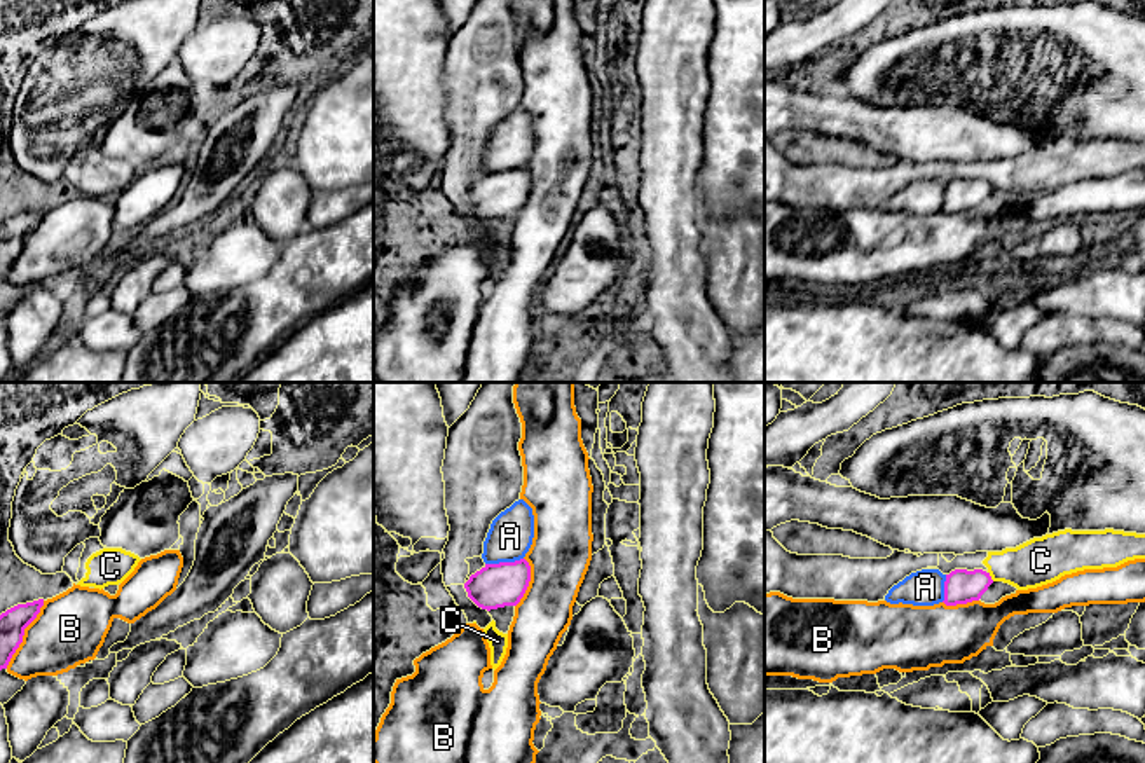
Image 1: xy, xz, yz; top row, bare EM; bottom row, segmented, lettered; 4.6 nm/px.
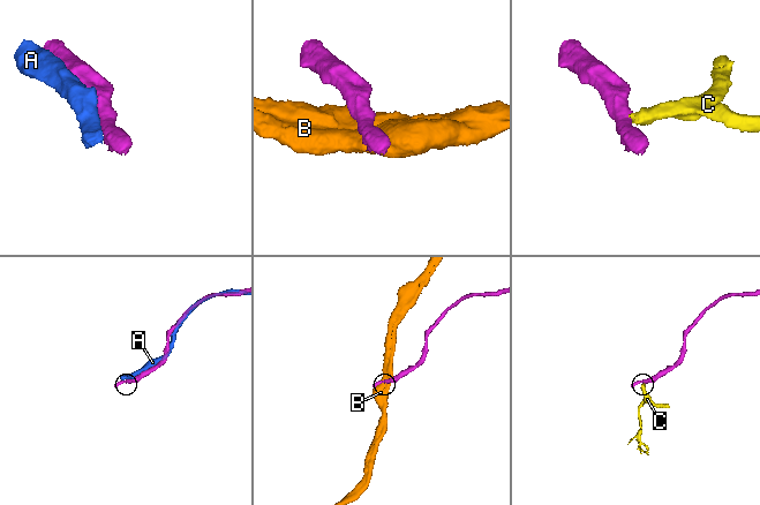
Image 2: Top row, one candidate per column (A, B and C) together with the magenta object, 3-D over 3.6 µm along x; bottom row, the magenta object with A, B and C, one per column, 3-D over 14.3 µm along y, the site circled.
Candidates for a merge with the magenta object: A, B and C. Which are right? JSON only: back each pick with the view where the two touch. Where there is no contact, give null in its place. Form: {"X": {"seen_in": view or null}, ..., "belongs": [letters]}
{"belongs": []}

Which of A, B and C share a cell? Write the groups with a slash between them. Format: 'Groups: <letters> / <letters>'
Groups: A / B / C

